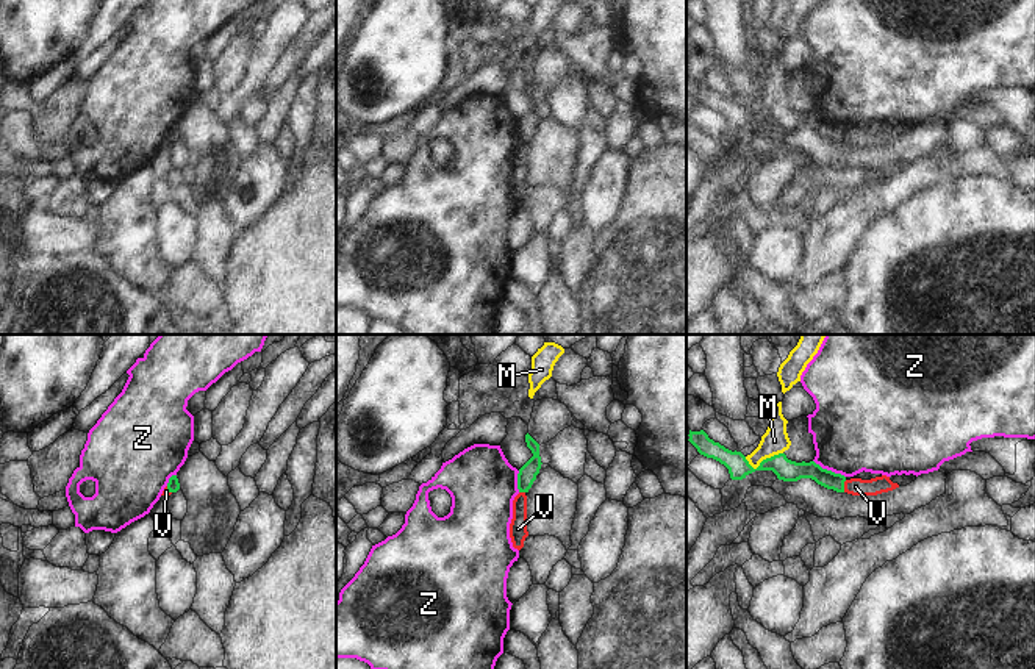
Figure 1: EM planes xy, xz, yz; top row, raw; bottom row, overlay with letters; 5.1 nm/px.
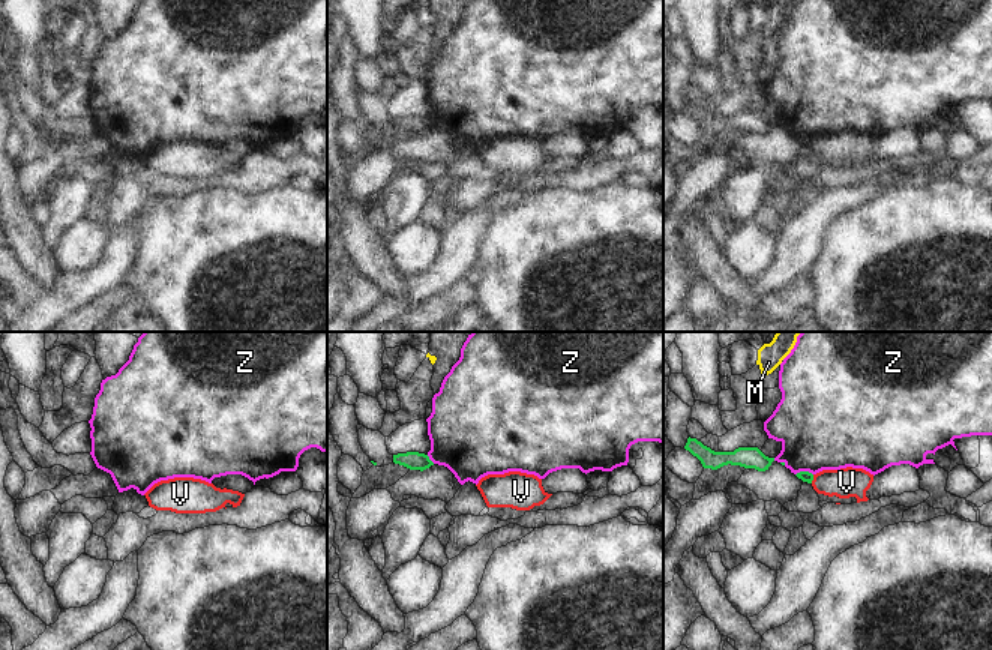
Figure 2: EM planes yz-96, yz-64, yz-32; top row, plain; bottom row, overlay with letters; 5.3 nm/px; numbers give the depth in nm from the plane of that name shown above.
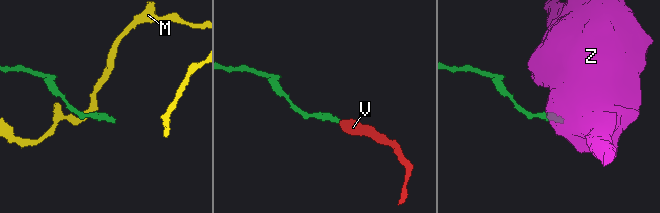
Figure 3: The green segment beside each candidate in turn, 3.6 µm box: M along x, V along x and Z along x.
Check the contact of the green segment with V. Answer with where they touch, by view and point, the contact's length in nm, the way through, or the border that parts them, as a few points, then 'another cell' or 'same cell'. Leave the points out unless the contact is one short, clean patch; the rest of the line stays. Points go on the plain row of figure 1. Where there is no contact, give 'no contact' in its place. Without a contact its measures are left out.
meets green in yz at (843, 136); contact 70 nm long; runs through yz (827, 128), (843, 136), (855, 136); same cell

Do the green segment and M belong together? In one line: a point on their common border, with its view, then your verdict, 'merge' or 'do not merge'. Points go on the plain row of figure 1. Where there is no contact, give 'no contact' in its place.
yz (763, 110) | do not merge

